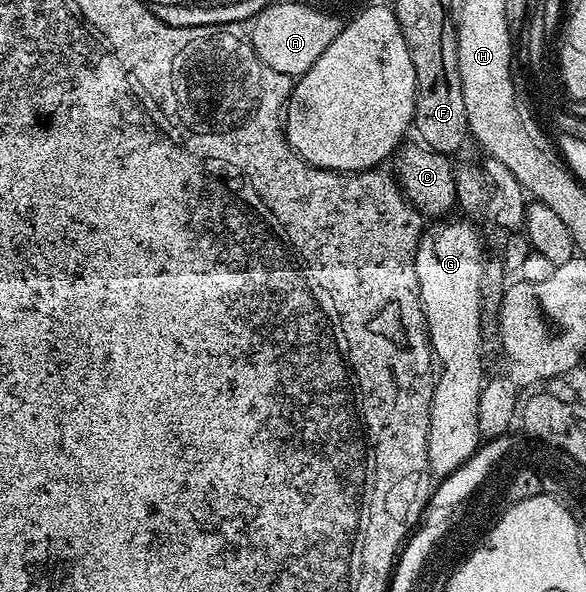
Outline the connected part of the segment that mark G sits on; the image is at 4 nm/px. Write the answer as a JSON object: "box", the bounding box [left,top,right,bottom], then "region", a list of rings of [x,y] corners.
{"box":[416,218,486,478],"region":[[[444,218],[423,229],[416,247],[416,273],[424,321],[428,326],[428,343],[438,365],[438,379],[432,389],[428,423],[428,465],[433,477],[443,478],[457,471],[475,454],[482,443],[478,430],[478,398],[486,383],[484,376],[484,266],[486,255],[476,228],[467,219]]]}

